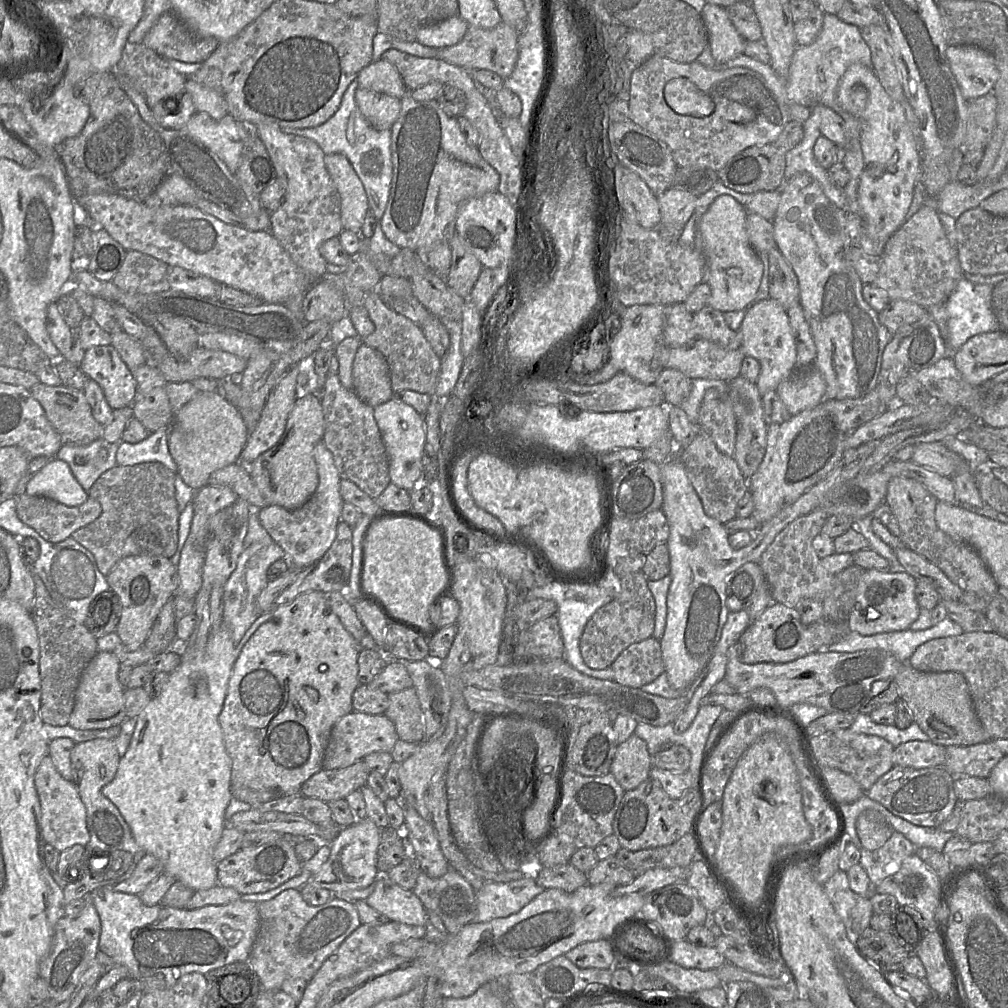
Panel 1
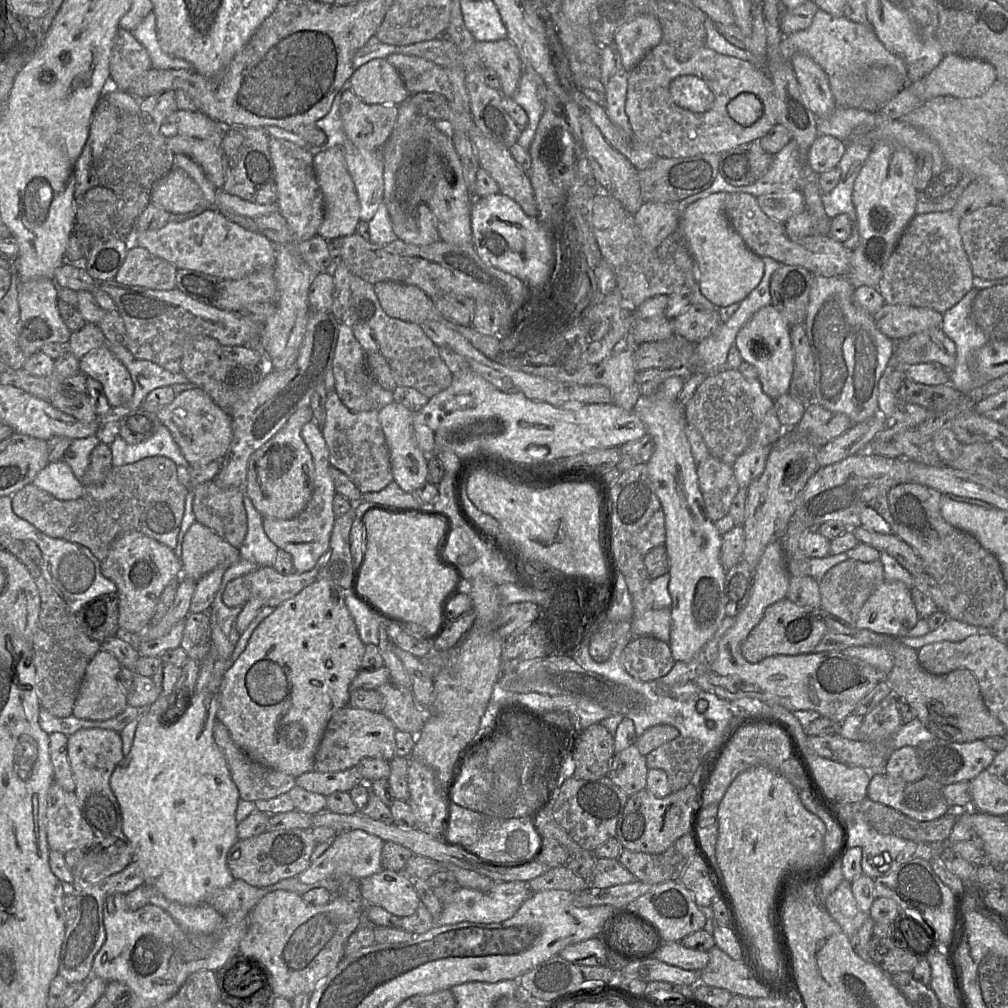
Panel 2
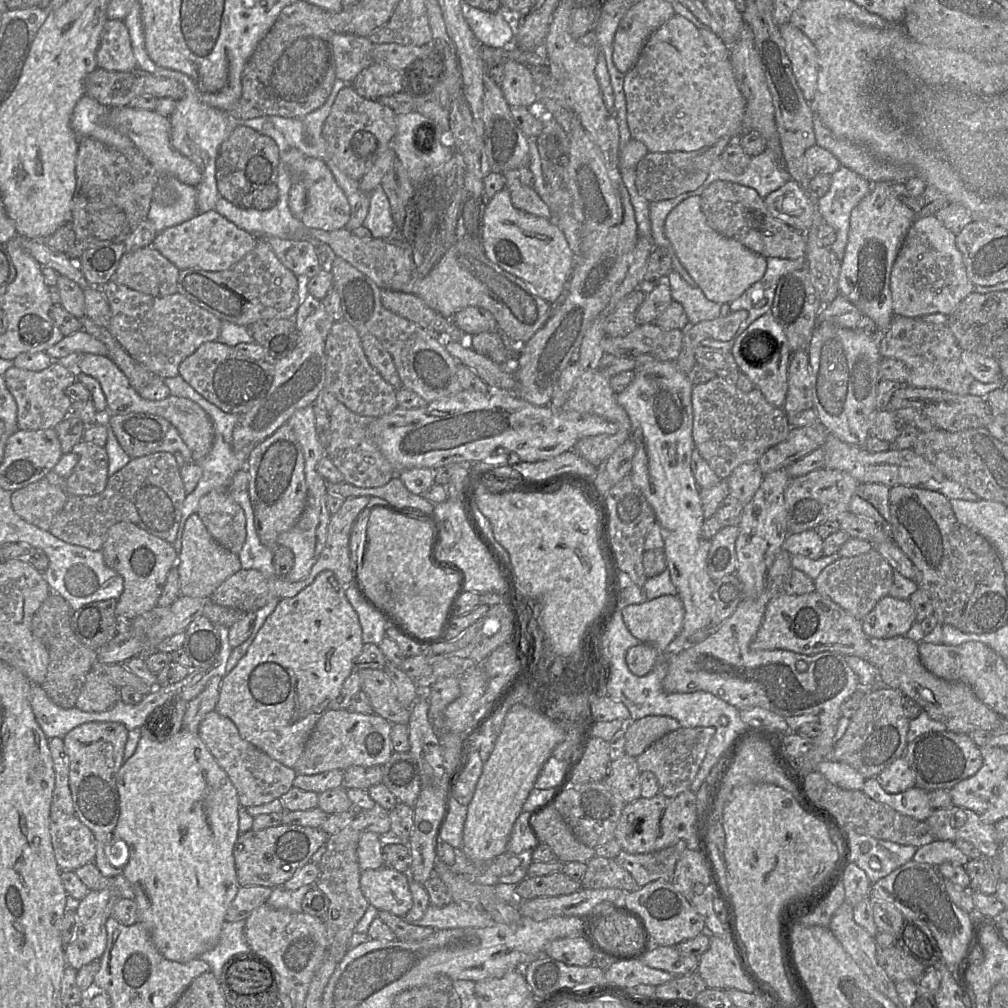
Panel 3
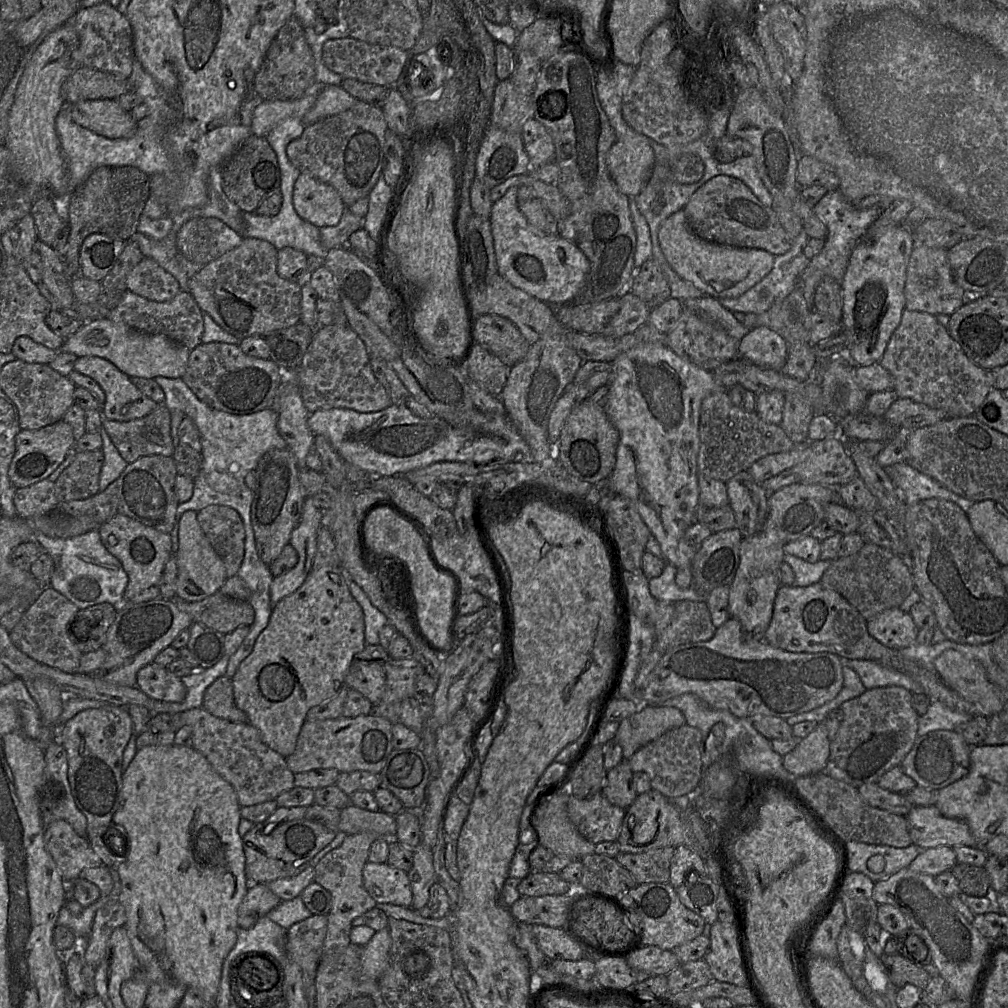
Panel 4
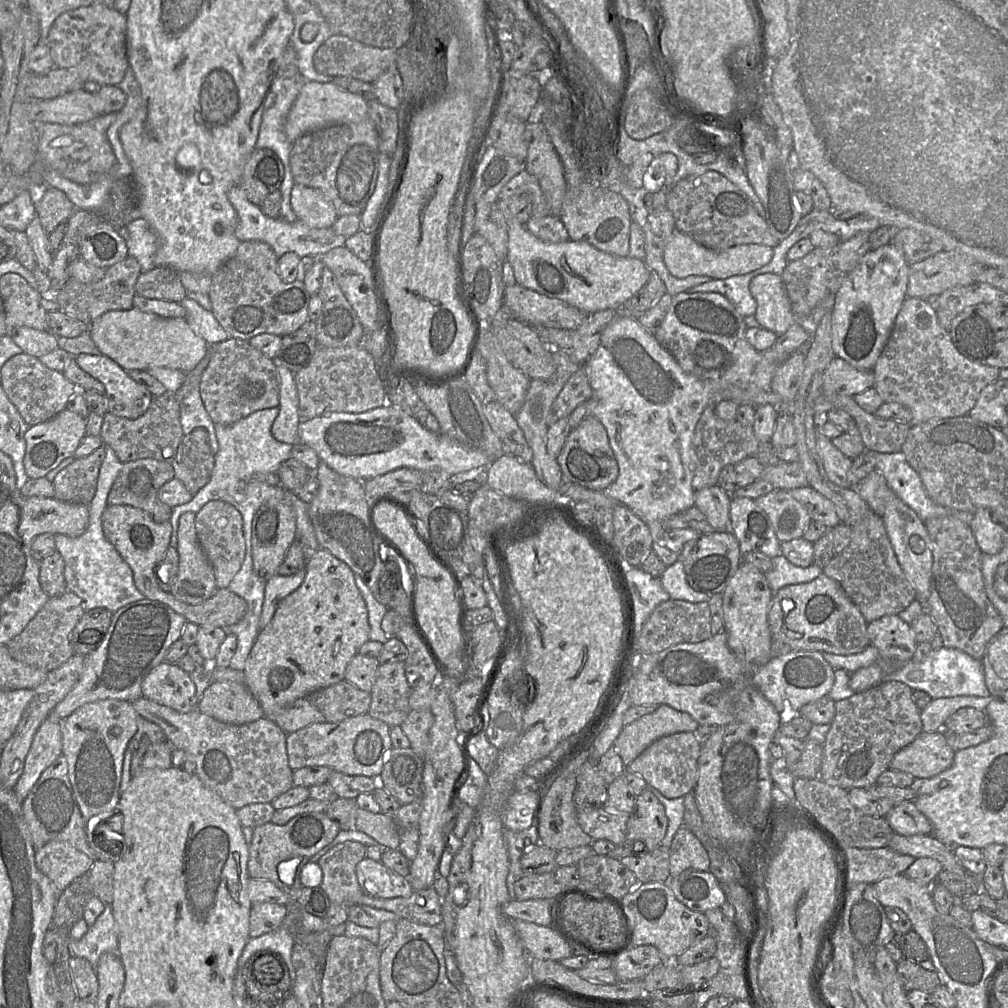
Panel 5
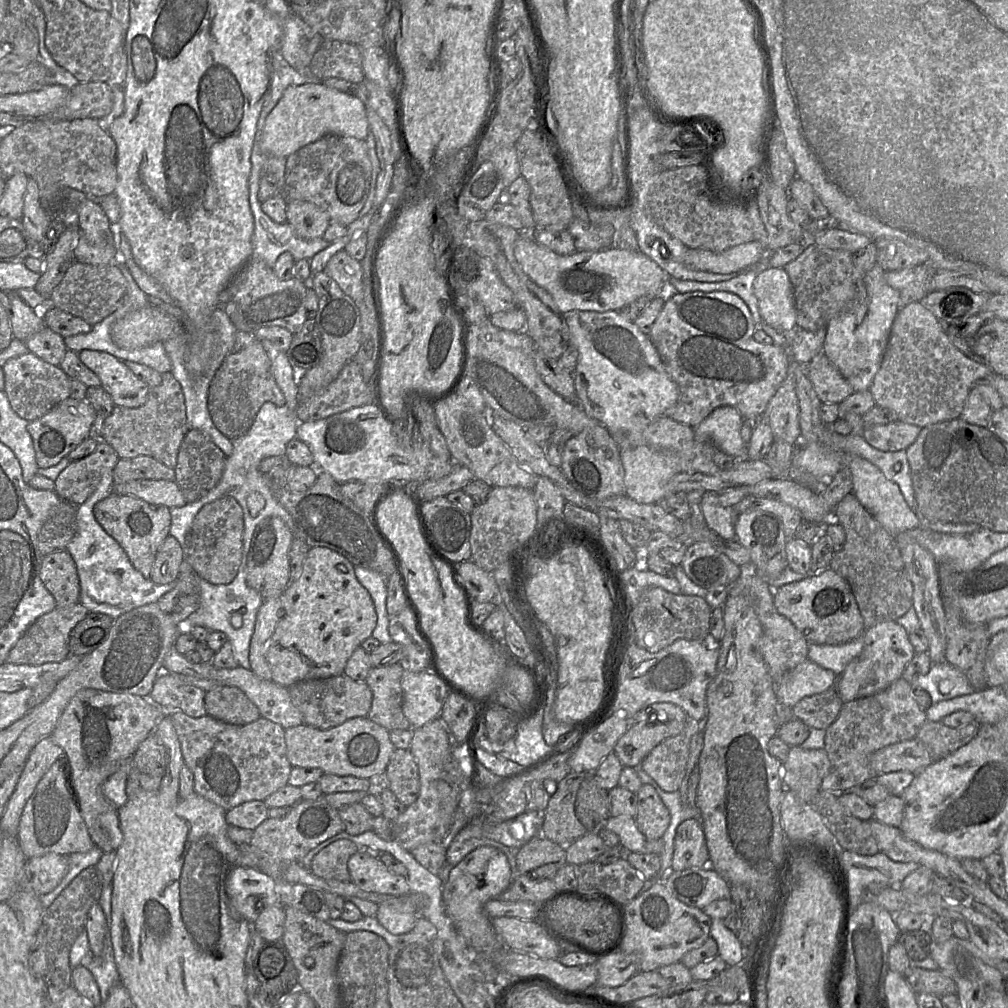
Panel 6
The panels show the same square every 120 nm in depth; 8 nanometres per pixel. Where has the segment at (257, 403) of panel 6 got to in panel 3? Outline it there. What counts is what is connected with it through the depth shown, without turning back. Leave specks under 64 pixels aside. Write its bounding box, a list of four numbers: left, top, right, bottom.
[179,341,274,414]

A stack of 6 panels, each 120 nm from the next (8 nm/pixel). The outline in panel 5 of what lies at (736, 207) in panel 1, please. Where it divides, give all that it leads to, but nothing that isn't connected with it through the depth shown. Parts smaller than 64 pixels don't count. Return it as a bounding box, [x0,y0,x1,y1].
[663,229,773,280]

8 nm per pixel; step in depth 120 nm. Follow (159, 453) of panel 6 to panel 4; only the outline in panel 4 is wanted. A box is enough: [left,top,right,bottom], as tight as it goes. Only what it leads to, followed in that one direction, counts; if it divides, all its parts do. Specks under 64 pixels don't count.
[103,403,173,464]

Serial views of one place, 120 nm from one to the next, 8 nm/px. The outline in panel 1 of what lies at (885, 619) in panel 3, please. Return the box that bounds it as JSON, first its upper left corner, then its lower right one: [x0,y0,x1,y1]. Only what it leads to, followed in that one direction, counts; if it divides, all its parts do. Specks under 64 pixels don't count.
[848,568,921,635]

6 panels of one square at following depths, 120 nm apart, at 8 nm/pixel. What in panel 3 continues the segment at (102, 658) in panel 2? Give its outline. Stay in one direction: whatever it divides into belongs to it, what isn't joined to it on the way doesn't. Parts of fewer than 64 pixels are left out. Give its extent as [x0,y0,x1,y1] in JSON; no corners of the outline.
[75,669,119,712]

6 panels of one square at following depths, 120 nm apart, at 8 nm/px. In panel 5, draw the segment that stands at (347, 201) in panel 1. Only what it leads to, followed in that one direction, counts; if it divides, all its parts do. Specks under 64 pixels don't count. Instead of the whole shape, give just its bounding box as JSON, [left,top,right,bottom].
[291,184,339,228]

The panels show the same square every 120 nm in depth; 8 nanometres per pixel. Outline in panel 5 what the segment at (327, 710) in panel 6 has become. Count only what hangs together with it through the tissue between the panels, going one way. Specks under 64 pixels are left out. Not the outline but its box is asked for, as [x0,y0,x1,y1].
[308,679,371,722]

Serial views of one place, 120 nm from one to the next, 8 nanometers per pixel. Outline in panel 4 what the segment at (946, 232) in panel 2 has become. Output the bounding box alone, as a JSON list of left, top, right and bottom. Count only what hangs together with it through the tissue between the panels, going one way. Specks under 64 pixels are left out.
[905,245,966,316]

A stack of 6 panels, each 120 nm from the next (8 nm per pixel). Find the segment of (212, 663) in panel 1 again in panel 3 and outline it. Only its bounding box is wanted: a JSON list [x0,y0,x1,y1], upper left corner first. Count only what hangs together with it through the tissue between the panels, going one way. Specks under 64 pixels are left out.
[114,729,240,963]

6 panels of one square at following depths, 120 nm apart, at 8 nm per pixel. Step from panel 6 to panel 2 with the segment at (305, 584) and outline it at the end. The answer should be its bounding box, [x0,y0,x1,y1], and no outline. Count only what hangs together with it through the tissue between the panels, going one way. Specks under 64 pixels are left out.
[216,579,366,778]

